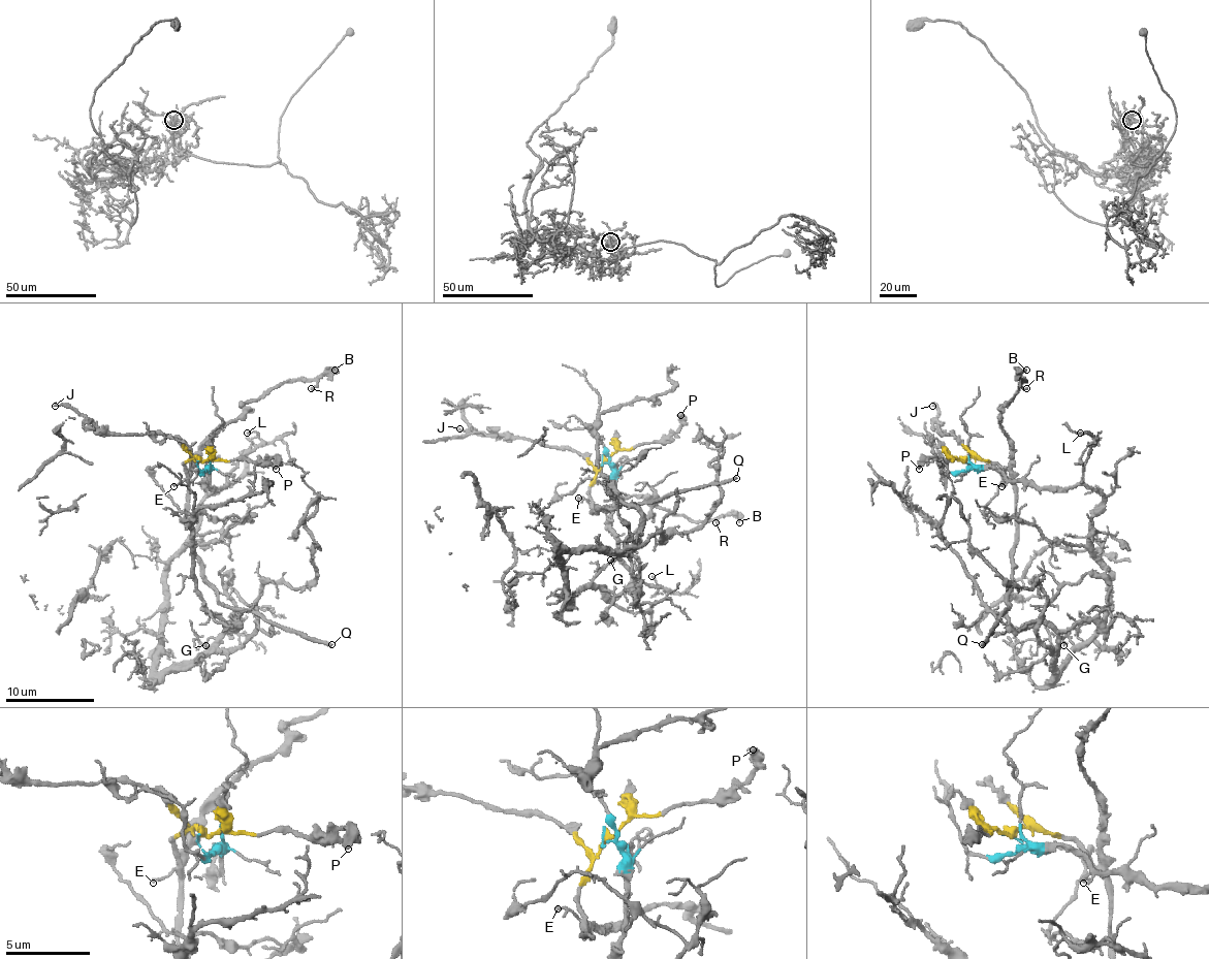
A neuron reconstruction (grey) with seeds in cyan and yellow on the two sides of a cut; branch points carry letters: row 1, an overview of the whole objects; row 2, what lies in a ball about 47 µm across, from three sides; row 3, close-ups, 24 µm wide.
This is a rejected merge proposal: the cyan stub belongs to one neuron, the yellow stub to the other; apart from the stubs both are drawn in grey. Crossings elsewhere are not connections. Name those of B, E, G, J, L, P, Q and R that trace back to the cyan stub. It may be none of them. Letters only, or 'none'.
G, L

